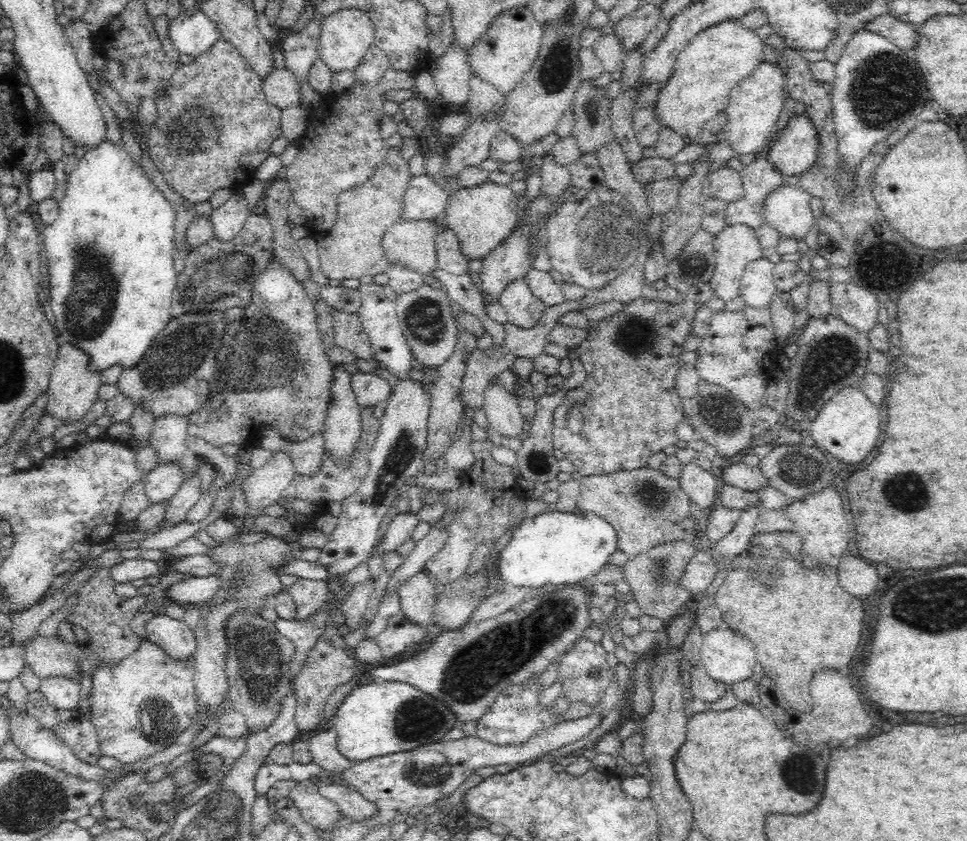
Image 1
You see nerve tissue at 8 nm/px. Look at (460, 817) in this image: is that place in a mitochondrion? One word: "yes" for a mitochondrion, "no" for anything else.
no

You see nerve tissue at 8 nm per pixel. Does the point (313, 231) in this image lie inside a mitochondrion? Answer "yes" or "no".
no

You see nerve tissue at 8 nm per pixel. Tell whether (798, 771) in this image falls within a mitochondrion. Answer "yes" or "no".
yes

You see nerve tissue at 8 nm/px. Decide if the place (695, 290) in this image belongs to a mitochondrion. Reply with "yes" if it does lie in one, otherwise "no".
no

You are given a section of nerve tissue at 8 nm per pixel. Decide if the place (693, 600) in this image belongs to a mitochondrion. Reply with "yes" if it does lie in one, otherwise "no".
no

